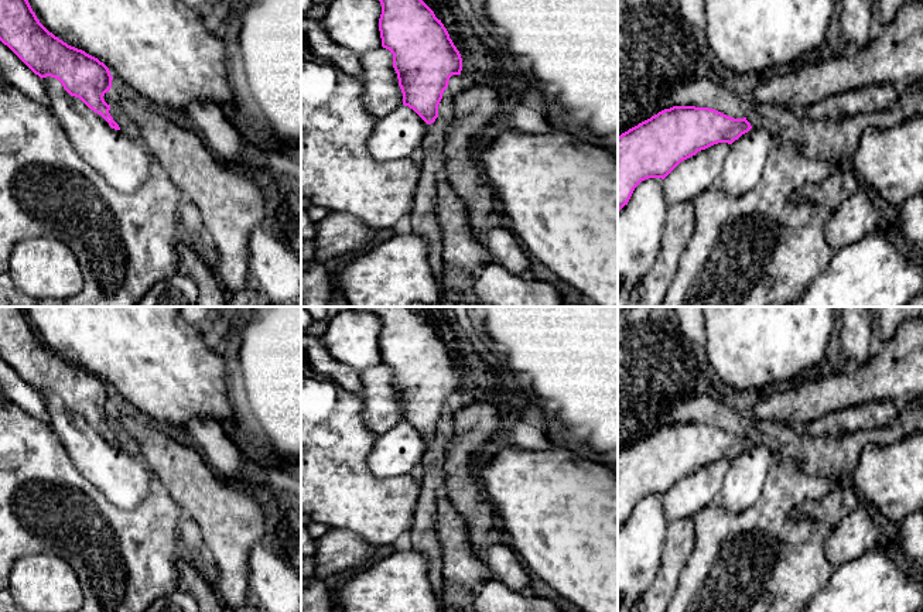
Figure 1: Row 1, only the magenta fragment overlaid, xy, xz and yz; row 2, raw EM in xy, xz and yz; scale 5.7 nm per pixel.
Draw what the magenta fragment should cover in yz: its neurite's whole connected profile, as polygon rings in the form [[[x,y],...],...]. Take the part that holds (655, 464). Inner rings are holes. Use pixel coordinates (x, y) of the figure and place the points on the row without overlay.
[[[673,423],[622,449],[618,454],[618,527],[628,522],[642,498],[664,496],[681,478],[714,461],[732,461],[751,445],[746,434],[734,435],[710,424]]]

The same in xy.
[[[0,307],[0,358],[41,396],[58,396],[71,413],[79,414],[112,445],[120,447],[103,416],[113,397],[109,384],[49,349],[23,307]]]

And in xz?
[[[352,307],[382,321],[382,363],[393,370],[403,421],[427,441],[438,434],[438,421],[452,392],[461,392],[462,375],[434,328],[411,307]]]

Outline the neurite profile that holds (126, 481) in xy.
[[[51,393],[41,396],[51,431],[59,438],[79,473],[122,510],[139,507],[157,483],[141,458],[126,454]]]

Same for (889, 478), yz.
[[[923,431],[886,445],[868,444],[854,468],[854,489],[893,529],[923,509]]]

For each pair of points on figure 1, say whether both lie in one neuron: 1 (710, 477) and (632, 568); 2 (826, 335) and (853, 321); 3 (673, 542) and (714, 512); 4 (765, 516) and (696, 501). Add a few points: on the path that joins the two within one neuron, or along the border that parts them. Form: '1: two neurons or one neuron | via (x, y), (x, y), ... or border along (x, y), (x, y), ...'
1: one neuron | via (686, 499), (676, 503), (638, 544)
2: two neurons | border along (838, 321), (836, 346)
3: two neurons | border along (694, 518), (694, 550), (689, 557)
4: two neurons | border along (714, 499), (694, 518)

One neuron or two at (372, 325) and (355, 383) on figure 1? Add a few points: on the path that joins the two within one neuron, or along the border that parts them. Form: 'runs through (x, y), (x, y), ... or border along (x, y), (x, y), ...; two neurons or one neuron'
border along (330, 354), (358, 372), (361, 392); two neurons

